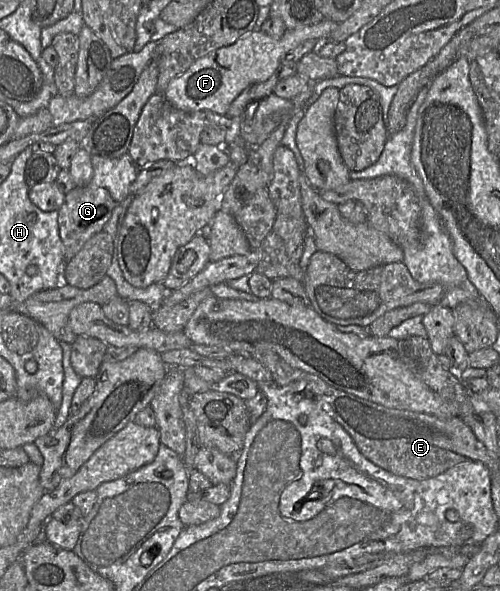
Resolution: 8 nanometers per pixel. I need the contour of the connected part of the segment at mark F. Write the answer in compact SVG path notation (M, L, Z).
M329 19L296 29L286 29L280 39L274 39L261 30L253 31L230 46L222 47L195 61L182 75L174 78L163 95L175 108L184 112L209 110L226 115L232 102L247 87L265 82L280 66L285 57L307 40L327 42L338 24Z

